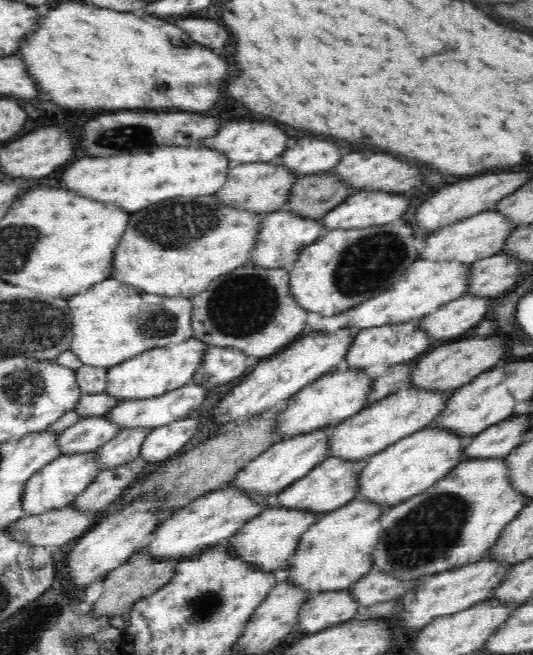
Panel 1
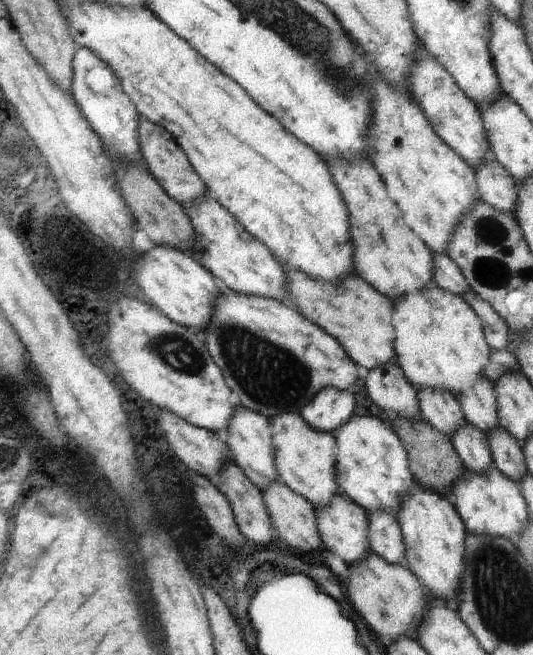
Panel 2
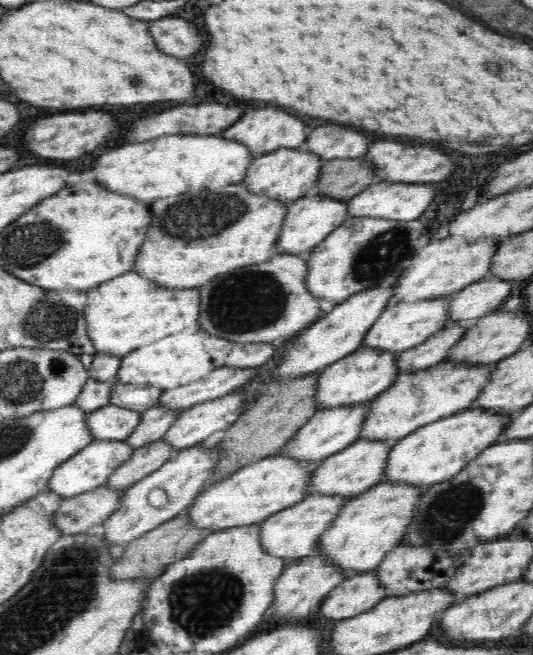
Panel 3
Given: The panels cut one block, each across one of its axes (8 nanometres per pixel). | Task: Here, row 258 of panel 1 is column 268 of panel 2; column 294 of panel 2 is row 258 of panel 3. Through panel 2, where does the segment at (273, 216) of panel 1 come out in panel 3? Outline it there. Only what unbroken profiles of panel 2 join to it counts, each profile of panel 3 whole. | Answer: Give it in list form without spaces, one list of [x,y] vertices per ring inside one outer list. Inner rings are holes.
[[[316,194],[313,197],[308,196],[295,200],[291,205],[287,205],[286,212],[284,212],[278,236],[274,240],[273,252],[280,255],[294,255],[307,261],[312,248],[318,246],[345,219],[344,202],[324,199]]]

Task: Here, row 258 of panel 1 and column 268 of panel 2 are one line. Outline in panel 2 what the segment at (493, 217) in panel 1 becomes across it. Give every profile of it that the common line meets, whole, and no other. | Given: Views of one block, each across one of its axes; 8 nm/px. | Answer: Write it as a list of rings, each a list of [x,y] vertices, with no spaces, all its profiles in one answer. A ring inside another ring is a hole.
[[[246,406],[238,407],[237,416],[233,418],[233,421],[230,421],[229,429],[226,430],[225,439],[234,454],[234,460],[261,490],[269,487],[274,481],[281,480],[269,417]]]

